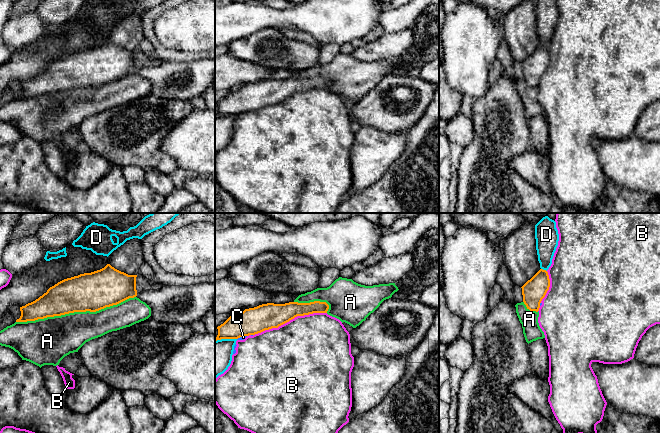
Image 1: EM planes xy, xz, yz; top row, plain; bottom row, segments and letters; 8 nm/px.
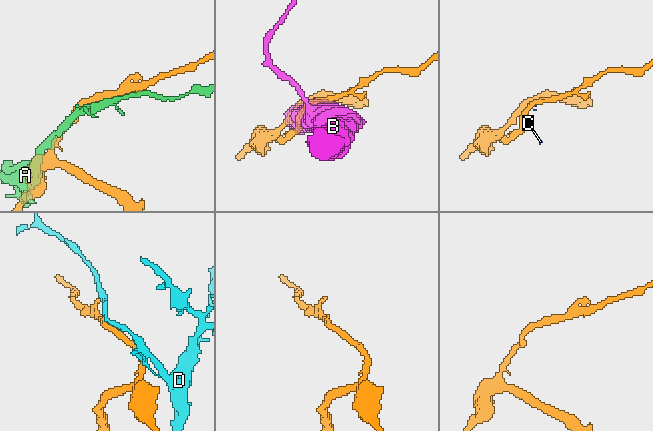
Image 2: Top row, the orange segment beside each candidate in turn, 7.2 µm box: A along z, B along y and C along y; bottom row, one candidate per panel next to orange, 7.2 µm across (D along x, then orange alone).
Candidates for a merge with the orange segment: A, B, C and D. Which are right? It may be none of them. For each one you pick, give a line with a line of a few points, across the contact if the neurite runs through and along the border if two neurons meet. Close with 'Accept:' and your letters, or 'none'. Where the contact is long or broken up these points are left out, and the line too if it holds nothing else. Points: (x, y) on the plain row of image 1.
Accept: none

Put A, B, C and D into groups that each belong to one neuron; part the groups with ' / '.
A / B C / D

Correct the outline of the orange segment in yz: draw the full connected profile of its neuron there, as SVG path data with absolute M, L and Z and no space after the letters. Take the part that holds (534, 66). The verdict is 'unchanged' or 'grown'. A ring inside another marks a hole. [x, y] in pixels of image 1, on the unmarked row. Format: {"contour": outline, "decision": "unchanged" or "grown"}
{"contour": "M540 45L521 64L523 78L530 87L539 87L540 79L550 63L550 55L546 46Z", "decision": "unchanged"}

